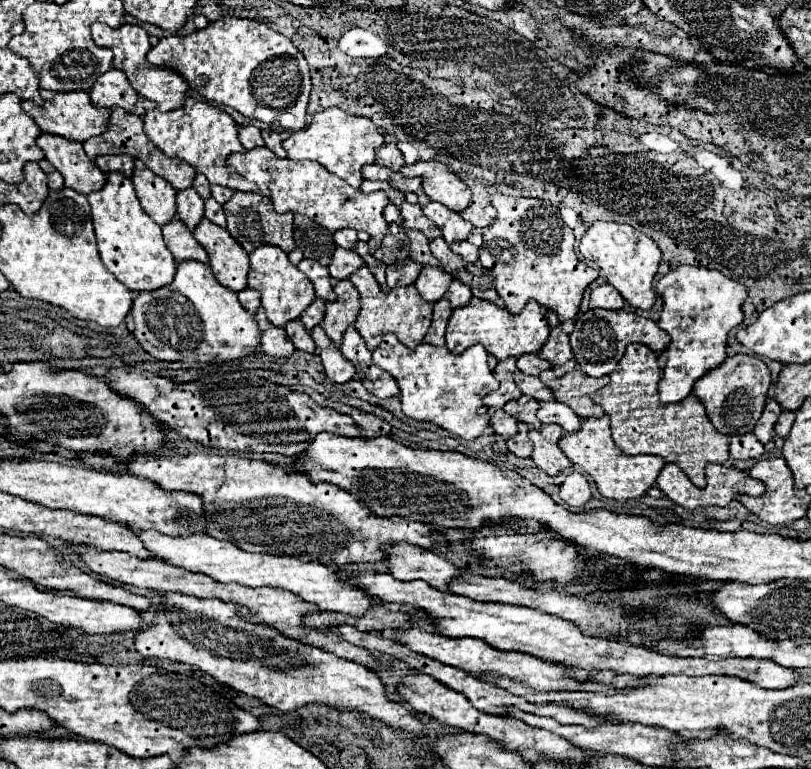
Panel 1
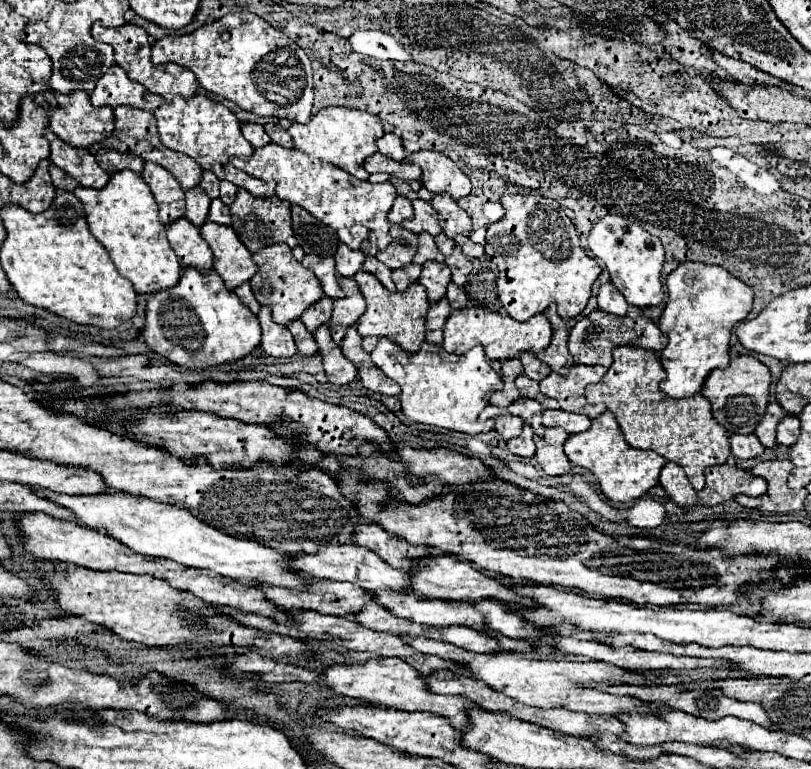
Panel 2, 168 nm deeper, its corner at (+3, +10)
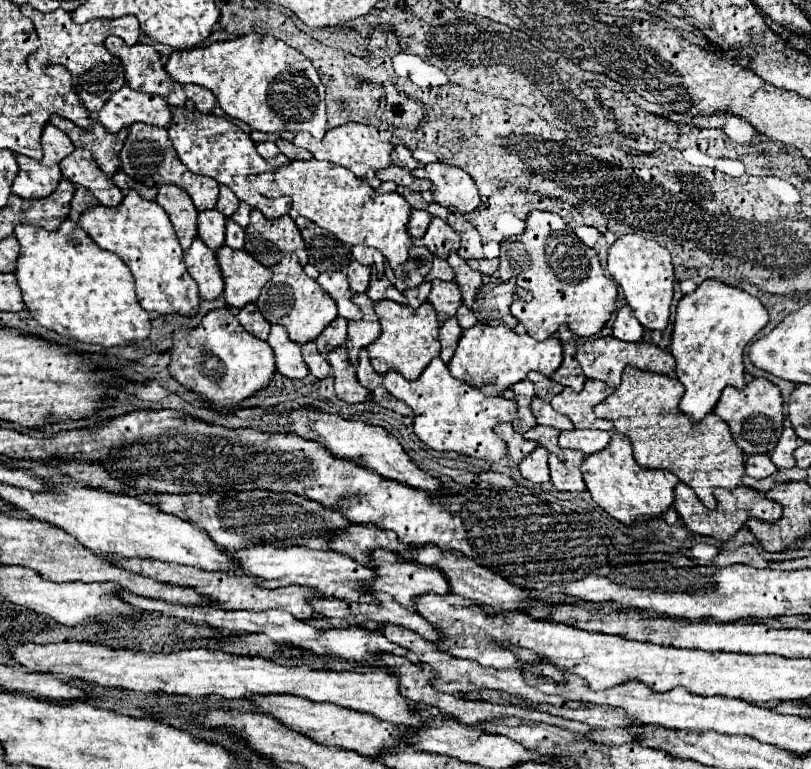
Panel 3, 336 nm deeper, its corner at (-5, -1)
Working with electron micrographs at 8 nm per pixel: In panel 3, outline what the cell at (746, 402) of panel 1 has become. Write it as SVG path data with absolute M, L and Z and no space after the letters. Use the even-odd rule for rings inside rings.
M755 377L743 389L725 387L721 399L713 409L731 429L735 443L743 449L743 453L769 453L783 429L783 397L777 385L773 385L765 377Z

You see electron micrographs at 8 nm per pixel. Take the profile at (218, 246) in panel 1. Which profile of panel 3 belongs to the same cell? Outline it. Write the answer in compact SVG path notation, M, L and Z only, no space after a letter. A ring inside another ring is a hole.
M223 245L217 251L217 261L225 281L225 301L235 309L241 309L243 305L255 301L261 287L273 277L269 267L255 261L243 249L231 249Z

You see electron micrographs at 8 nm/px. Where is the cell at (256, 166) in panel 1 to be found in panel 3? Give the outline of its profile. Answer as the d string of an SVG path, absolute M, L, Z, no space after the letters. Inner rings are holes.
M315 159L291 161L275 169L271 181L267 181L265 175L251 175L249 181L267 197L291 197L293 211L337 235L345 245L377 247L387 257L391 269L407 261L407 251L411 247L411 237L407 235L411 207L399 193L377 193L349 169Z

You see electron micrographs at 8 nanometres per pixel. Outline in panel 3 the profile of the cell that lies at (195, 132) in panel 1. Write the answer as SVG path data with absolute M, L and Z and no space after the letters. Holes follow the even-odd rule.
M175 107L173 119L169 125L169 139L173 141L173 149L177 151L179 159L187 165L189 171L193 171L197 175L213 177L217 183L231 187L231 191L241 201L259 209L267 219L277 219L291 211L287 197L269 199L251 187L247 175L271 171L271 167L255 151L255 143L251 141L251 137L245 131L241 131L235 123L227 121L225 117L219 117L213 113L197 113L197 109L191 111L191 109Z

